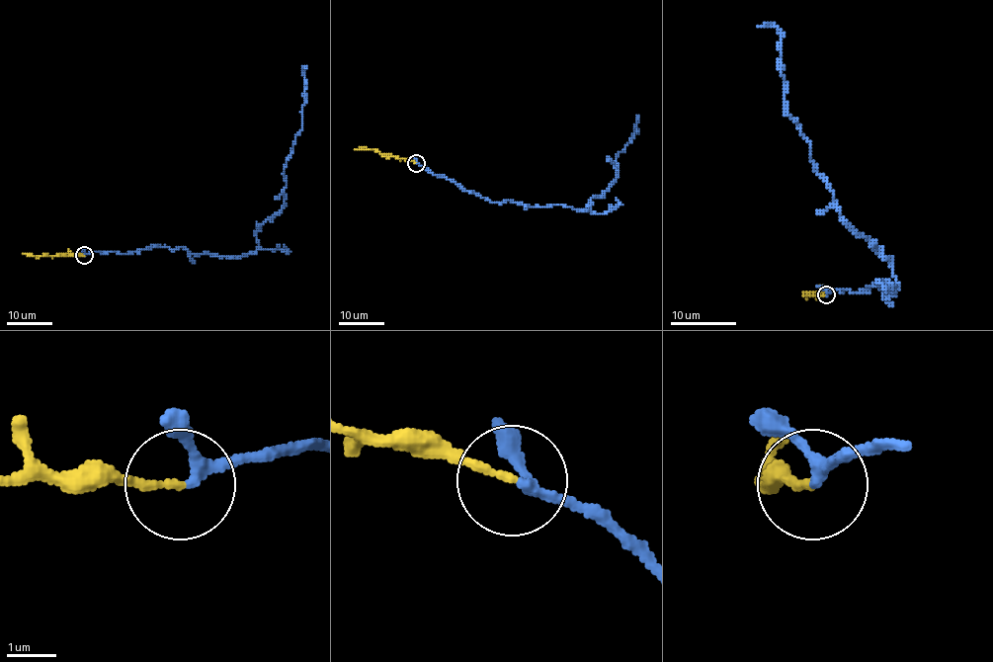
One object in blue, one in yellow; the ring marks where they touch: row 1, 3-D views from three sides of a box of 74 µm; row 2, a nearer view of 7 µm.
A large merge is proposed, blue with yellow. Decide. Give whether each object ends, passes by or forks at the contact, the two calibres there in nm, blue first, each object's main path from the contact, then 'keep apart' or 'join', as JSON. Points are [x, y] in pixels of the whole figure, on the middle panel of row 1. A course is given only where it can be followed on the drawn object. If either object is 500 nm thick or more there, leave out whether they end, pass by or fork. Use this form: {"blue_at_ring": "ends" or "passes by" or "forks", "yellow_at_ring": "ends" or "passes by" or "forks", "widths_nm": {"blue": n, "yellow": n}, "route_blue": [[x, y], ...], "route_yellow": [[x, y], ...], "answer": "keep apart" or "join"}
{"blue_at_ring": "passes by", "yellow_at_ring": "ends", "widths_nm": {"blue": 200, "yellow": 150}, "route_blue": [[416, 162], [495, 203], [590, 210], [590, 202], [617, 176], [617, 156], [636, 131], [636, 116]], "route_yellow": [[416, 162], [382, 156], [372, 149], [354, 150]], "answer": "join"}

